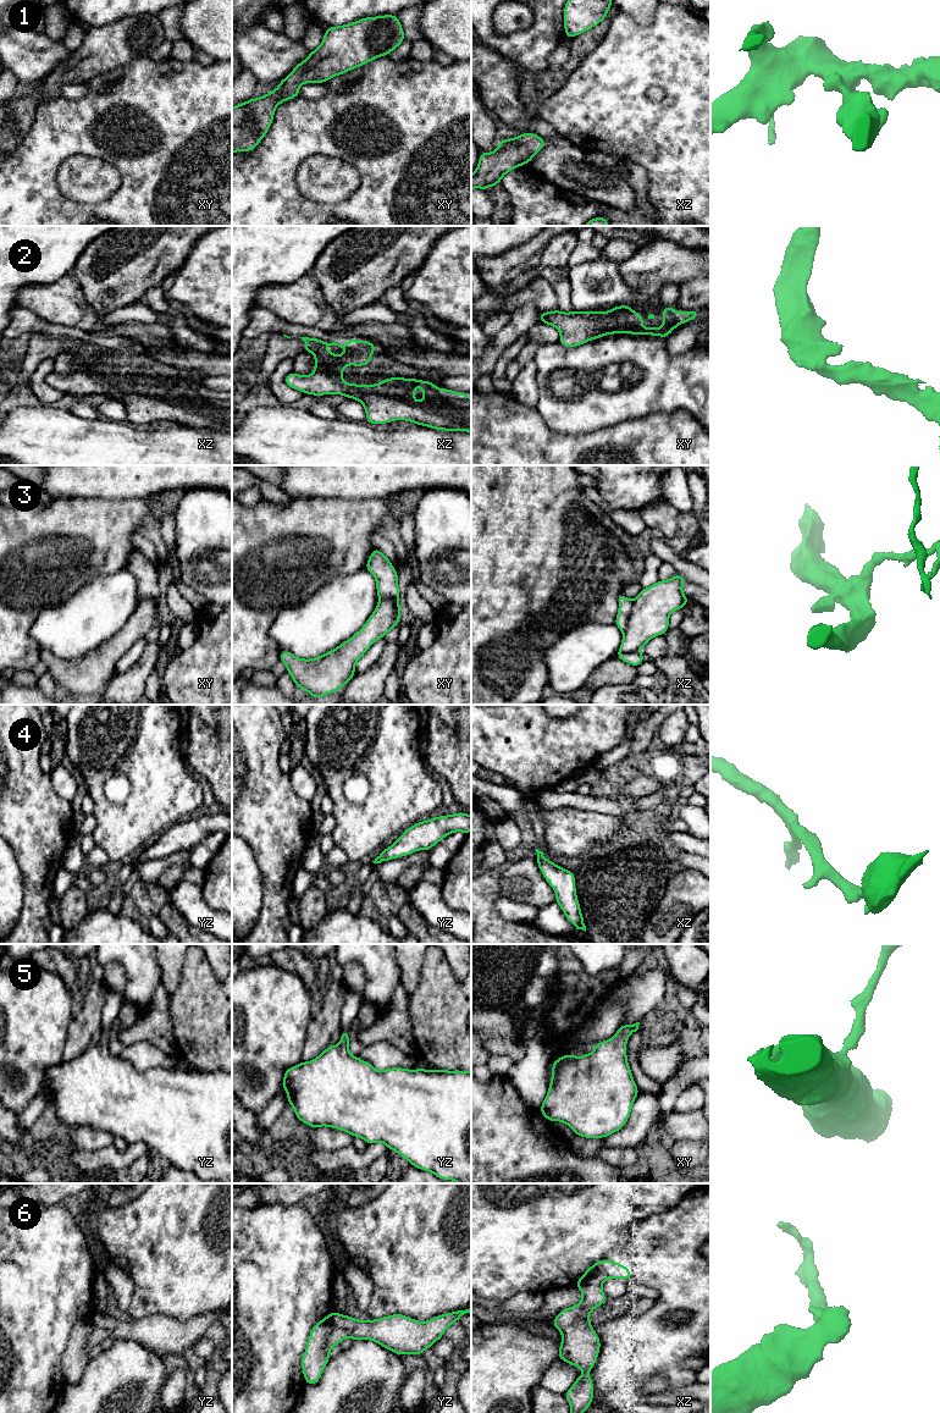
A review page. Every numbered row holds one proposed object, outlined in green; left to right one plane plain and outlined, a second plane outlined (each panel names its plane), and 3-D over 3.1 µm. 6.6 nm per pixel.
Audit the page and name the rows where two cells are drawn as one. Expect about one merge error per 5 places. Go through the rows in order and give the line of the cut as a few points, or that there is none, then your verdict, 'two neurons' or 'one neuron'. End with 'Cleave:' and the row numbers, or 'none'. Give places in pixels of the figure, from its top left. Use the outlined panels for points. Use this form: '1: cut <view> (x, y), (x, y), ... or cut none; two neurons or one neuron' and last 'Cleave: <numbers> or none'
1: cut none; one neuron
2: cut none; one neuron
3: cut xz (632, 601), (628, 624), (623, 632); two neurons
4: cut none; one neuron
5: cut none; one neuron
6: cut none; one neuron
Cleave: 3

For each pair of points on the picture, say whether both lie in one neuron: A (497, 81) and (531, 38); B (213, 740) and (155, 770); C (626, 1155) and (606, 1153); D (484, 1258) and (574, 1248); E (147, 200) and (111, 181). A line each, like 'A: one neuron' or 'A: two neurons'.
A: two neurons
B: two neurons
C: one neuron
D: one neuron
E: two neurons

